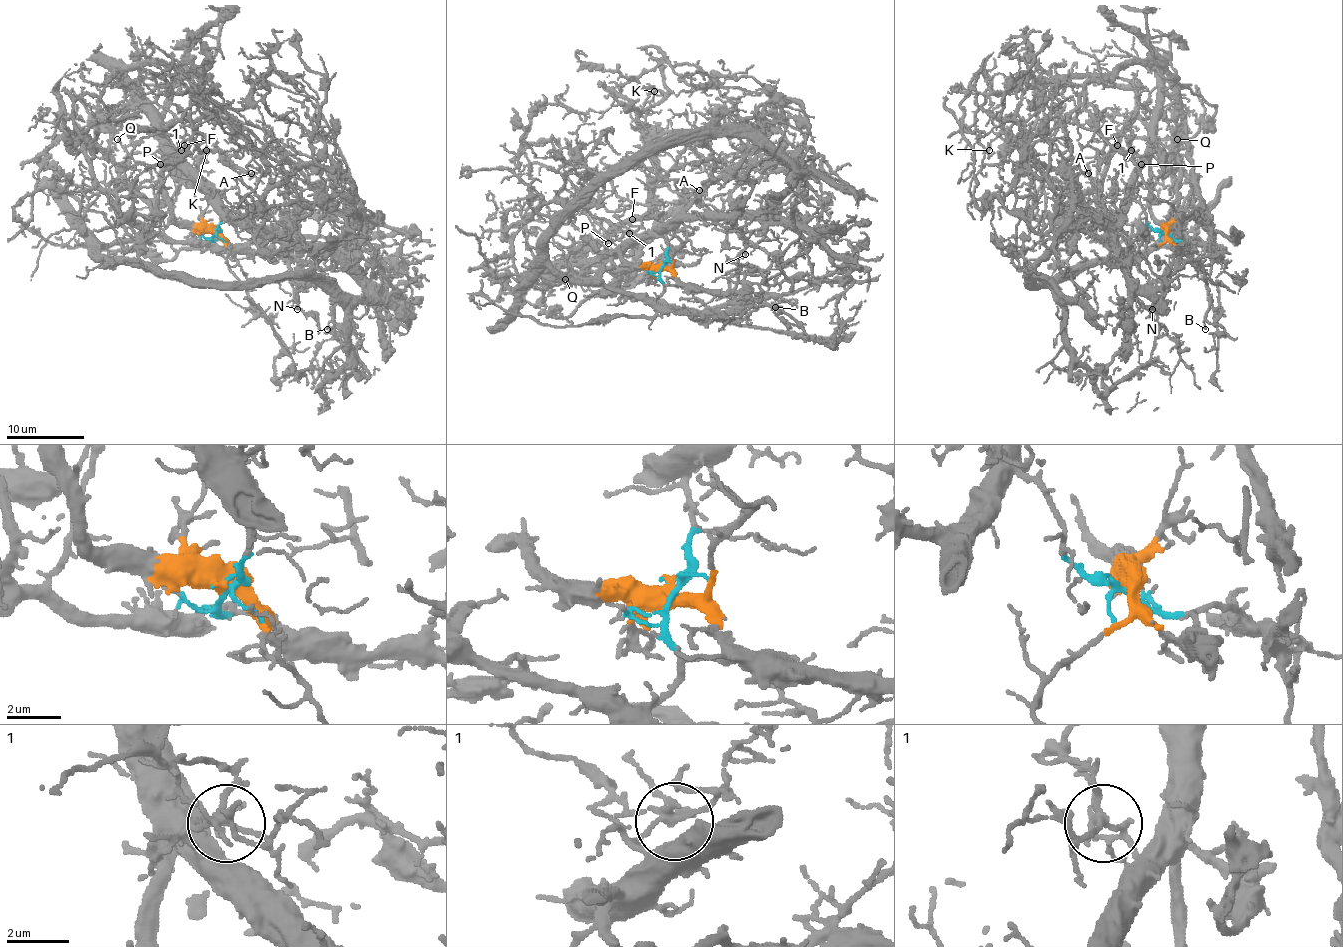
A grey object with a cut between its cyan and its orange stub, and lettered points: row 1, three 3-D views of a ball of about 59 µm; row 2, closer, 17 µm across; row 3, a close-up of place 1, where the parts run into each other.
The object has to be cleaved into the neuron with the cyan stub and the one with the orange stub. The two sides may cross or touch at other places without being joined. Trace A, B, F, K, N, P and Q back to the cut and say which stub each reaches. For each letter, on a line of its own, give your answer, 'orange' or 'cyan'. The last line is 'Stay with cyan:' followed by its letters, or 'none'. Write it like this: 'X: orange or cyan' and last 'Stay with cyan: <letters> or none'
A: orange
B: orange
F: orange
K: orange
N: orange
P: orange
Q: orange
Stay with cyan: none

